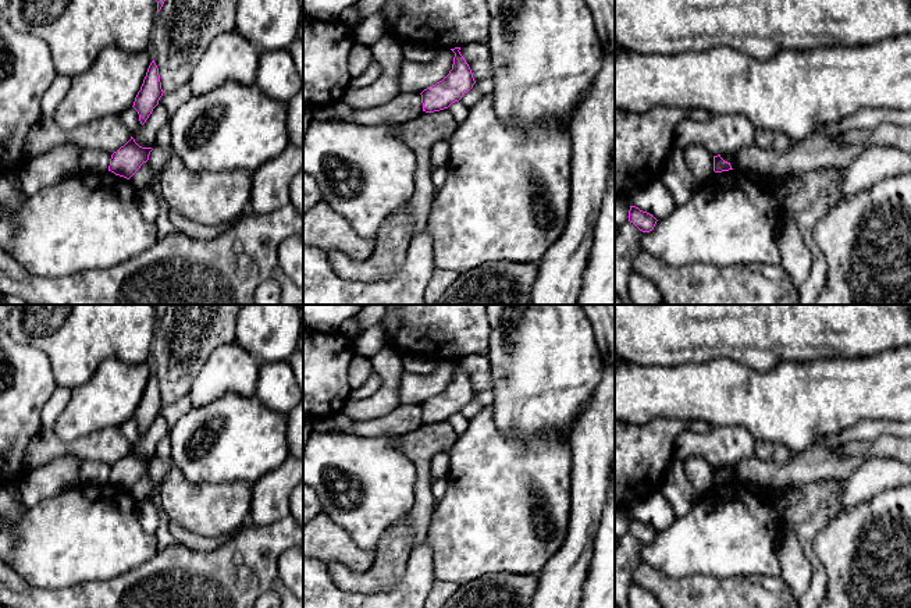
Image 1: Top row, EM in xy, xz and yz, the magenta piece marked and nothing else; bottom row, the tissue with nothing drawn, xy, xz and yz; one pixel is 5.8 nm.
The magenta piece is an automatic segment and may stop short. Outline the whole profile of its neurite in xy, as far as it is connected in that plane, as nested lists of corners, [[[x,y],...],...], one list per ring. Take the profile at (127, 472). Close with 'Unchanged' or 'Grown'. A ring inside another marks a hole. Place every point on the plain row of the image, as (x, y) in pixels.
[[[131,451],[111,466],[108,483],[129,491],[149,472],[152,459],[139,458]]]. Unchanged

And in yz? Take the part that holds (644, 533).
[[[630,518],[629,533],[633,534],[640,543],[650,544],[654,541],[658,531],[652,526],[643,523],[636,518]]]. Unchanged

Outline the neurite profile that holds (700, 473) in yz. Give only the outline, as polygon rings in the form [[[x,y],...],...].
[[[694,455],[683,461],[684,473],[693,488],[700,494],[705,494],[714,483],[714,467],[700,455]]]

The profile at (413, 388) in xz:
[[[449,360],[438,362],[430,374],[403,371],[399,380],[398,395],[402,405],[421,405],[424,401],[442,392],[452,381],[455,365]]]

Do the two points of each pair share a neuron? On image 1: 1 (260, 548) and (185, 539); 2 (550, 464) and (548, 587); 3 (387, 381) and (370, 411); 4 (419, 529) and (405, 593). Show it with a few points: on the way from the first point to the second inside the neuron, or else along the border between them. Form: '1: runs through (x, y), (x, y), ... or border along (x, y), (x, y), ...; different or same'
1: border along (234, 534), (212, 550), (191, 550); different
2: border along (566, 530), (562, 546), (538, 573); different
3: runs through (387, 388), (387, 394), (377, 404); same
4: border along (426, 537), (413, 547); different

